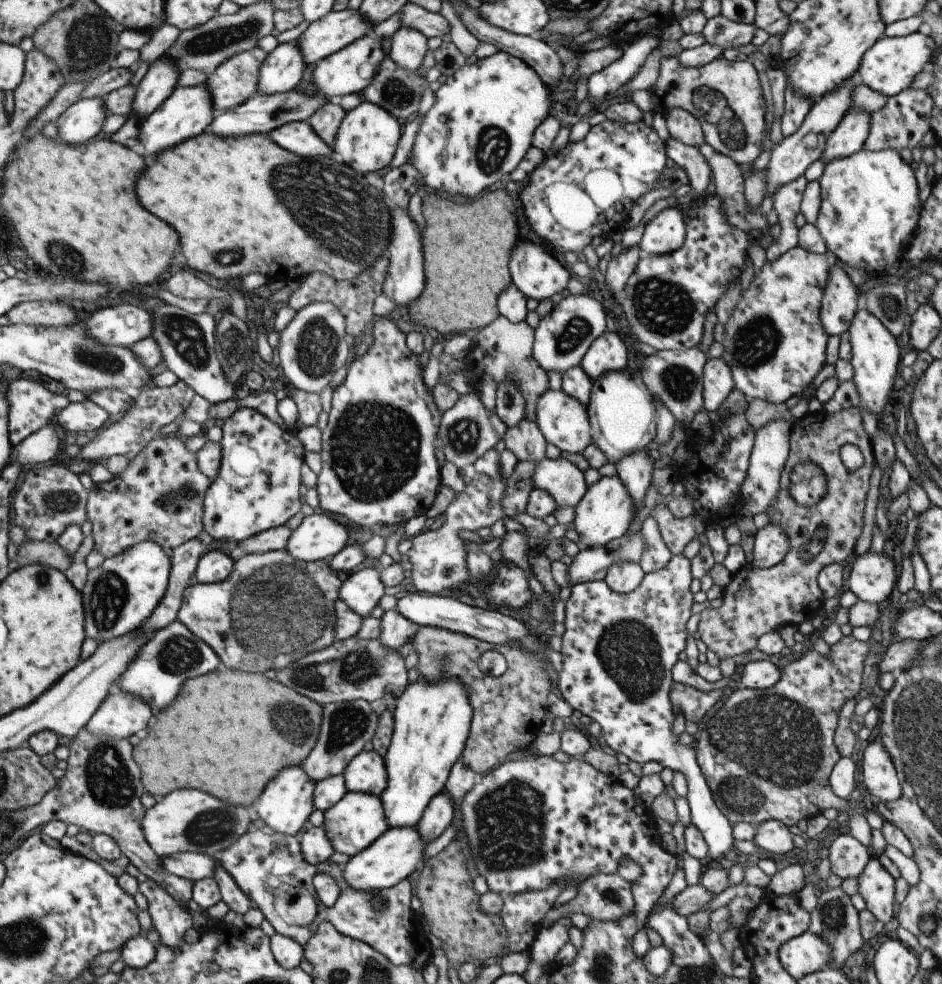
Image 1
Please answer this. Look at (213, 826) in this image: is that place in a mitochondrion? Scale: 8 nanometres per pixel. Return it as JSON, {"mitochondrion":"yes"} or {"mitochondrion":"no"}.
{"mitochondrion":"yes"}

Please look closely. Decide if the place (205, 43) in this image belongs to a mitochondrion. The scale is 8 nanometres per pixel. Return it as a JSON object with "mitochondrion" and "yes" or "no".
{"mitochondrion":"yes"}

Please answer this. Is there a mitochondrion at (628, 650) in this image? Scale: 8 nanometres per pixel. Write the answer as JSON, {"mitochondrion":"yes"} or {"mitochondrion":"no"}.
{"mitochondrion":"yes"}

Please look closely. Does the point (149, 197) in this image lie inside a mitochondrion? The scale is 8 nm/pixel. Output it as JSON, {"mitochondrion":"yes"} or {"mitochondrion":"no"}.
{"mitochondrion":"no"}

